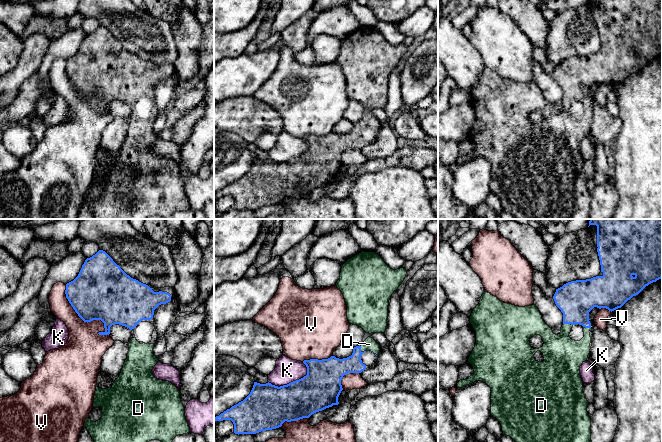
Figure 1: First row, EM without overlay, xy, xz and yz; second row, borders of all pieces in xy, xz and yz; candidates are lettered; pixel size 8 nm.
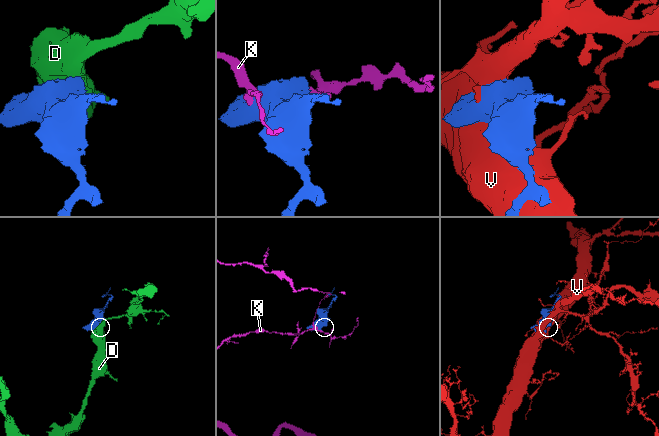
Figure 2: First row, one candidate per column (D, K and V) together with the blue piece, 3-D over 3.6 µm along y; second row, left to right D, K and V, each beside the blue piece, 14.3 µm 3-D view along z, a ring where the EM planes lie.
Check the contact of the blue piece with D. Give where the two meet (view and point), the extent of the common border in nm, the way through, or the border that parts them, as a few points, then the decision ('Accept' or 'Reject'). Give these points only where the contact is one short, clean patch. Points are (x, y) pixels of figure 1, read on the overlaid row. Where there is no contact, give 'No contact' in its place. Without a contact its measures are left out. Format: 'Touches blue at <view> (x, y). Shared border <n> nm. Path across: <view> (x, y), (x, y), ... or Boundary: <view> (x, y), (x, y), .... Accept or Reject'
Touches blue at xz (360, 350). Shared border 80 nm. Path across: xz (335, 368), (345, 366), (360, 350), (369, 344). Accept

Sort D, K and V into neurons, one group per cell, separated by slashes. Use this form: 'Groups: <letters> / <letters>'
Groups: D / K / V

